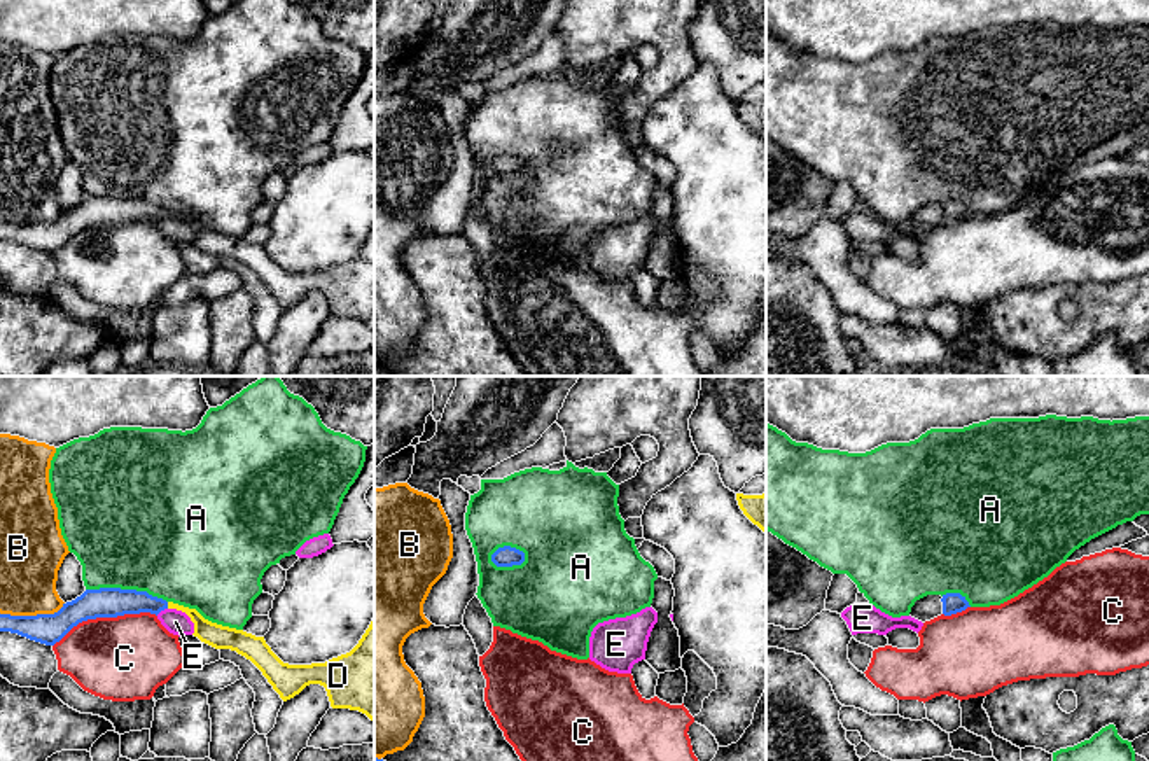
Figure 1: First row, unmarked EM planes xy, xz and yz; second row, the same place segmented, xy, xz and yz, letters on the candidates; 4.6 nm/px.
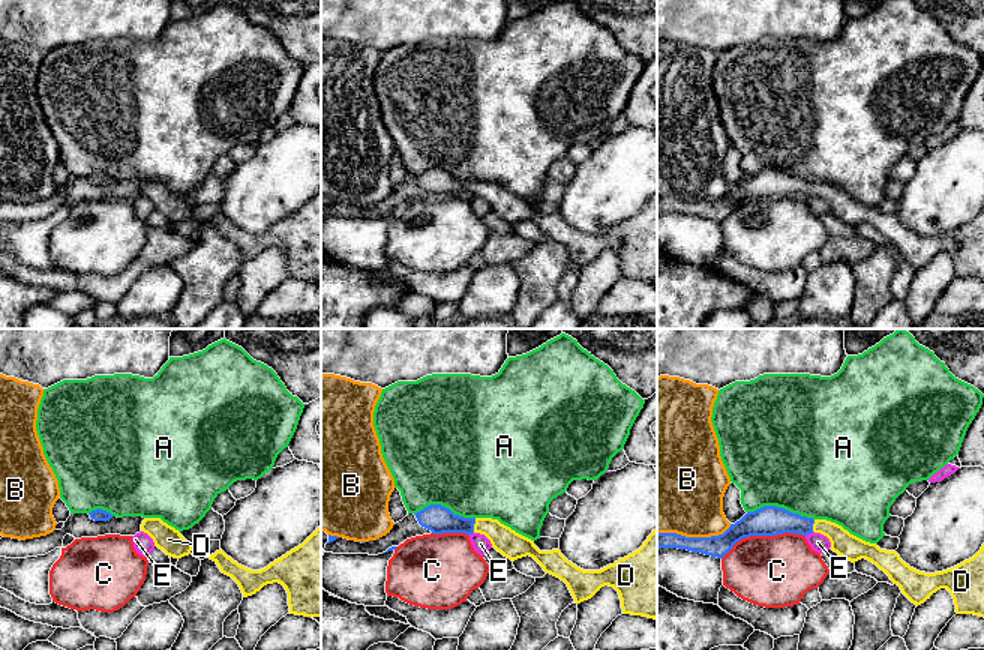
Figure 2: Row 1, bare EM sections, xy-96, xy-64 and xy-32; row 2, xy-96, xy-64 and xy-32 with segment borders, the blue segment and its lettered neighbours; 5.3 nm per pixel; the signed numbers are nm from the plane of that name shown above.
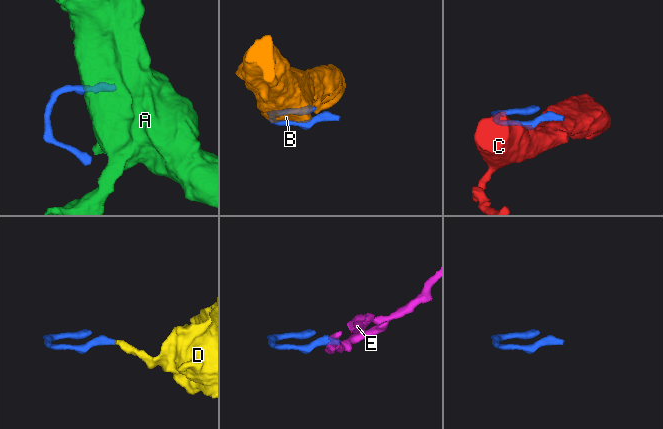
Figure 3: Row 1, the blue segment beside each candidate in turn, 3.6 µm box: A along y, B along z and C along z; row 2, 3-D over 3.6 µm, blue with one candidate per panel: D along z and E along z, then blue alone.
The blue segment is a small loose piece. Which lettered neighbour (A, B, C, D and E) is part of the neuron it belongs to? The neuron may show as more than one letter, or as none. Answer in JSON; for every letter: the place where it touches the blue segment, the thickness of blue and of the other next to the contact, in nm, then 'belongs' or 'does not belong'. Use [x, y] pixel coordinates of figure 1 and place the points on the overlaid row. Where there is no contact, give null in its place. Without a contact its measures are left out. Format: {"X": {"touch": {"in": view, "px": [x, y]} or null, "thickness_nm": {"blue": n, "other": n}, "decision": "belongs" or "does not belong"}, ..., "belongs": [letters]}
{"A": {"touch": {"in": "xy", "px": [126, 590]}, "thickness_nm": {"blue": 140, "other": 500}, "decision": "does not belong"}, "B": {"touch": {"in": "xy", "px": [32, 616]}, "thickness_nm": {"blue": 140, "other": 280}, "decision": "does not belong"}, "C": {"touch": {"in": "xy", "px": [104, 616]}, "thickness_nm": {"blue": 140, "other": 400}, "decision": "does not belong"}, "D": {"touch": {"in": "xy", "px": [167, 606]}, "thickness_nm": {"blue": 140, "other": 110}, "decision": "belongs"}, "E": {"touch": {"in": "xy", "px": [161, 609]}, "thickness_nm": {"blue": 140, "other": 110}, "decision": "does not belong"}, "belongs": ["D"]}

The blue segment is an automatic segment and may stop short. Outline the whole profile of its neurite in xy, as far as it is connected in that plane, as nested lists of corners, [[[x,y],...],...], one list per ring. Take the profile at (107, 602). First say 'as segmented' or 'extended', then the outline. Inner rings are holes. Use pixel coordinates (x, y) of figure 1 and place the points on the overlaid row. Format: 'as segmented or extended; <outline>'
extended; [[[121,588],[86,590],[75,600],[63,604],[54,614],[0,614],[0,632],[54,646],[82,621],[140,612],[157,616],[164,609],[185,612],[194,623],[192,635],[201,642],[215,649],[236,651],[250,660],[283,702],[294,698],[310,684],[320,684],[325,688],[332,709],[359,710],[374,721],[374,618],[350,653],[311,665],[283,663],[264,637],[212,623],[196,609],[166,602],[147,591]]]

